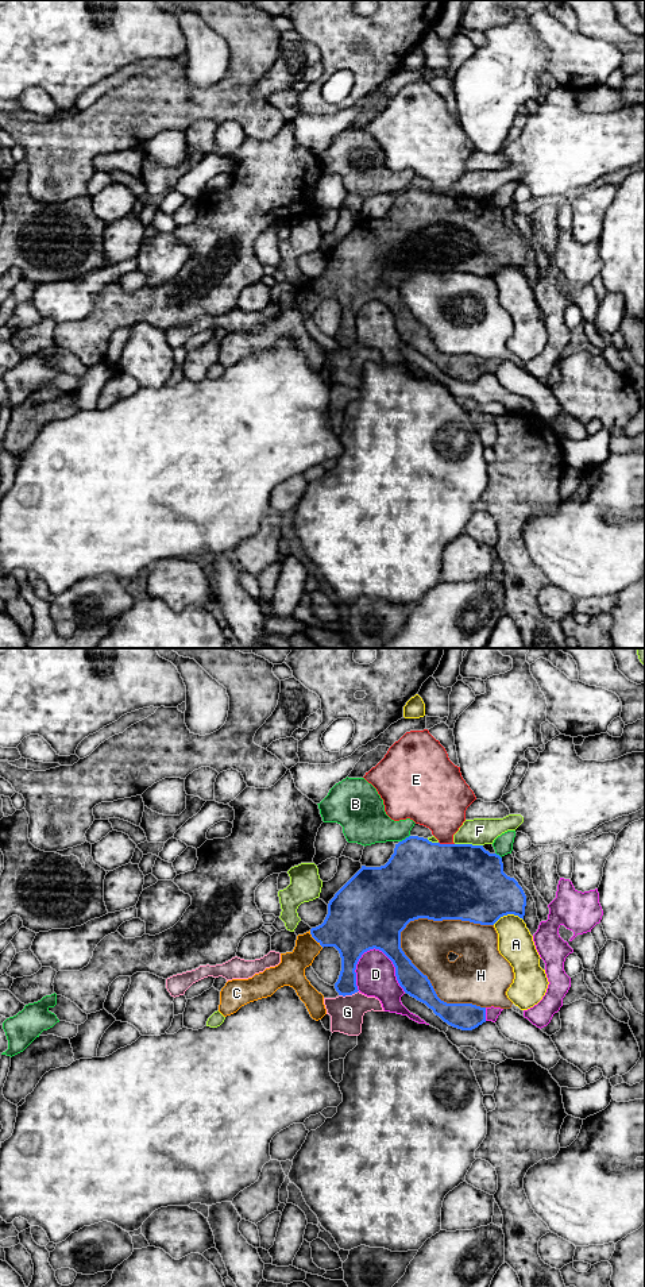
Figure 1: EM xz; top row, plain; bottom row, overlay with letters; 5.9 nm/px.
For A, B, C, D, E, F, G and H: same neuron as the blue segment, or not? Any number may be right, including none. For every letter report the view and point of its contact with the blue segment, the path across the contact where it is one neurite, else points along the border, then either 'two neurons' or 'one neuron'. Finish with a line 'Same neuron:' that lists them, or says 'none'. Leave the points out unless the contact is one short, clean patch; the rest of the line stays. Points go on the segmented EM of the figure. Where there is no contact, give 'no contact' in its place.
A: contact xz (508, 913); two neurons
B: contact xz (405, 839); two neurons
C: contact xz (315, 939); way xz (354, 924), (315, 939), (292, 966), (290, 971); one neuron
D: contact xz (391, 960); two neurons
E: contact xz (447, 844); two neurons
F: contact xz (468, 844); two neurons
G: contact xz (348, 994); two neurons
H: contact xz (429, 982); two neurons
Same neuron: C

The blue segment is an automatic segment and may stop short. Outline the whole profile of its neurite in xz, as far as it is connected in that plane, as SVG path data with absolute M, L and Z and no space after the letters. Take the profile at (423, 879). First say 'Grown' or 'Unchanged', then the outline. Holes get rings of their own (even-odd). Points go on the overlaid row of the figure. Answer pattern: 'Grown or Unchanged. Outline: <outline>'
Grown. Outline: M409 836L395 844L394 853L385 866L362 868L335 894L328 903L324 922L298 935L291 952L281 953L281 963L266 968L248 979L232 979L220 991L219 1012L227 1017L242 1006L271 997L278 989L290 986L305 1003L316 1021L327 1014L324 995L305 976L305 968L324 947L335 947L341 957L341 971L335 989L339 995L358 993L356 964L370 949L382 951L394 964L395 976L406 994L425 1003L448 1025L472 1030L486 1022L486 1007L472 1003L447 1003L441 1001L430 980L405 955L401 948L401 932L410 921L461 920L480 925L494 925L507 914L524 920L526 895L514 878L503 872L502 858L490 853L483 845L440 844L428 839Z

